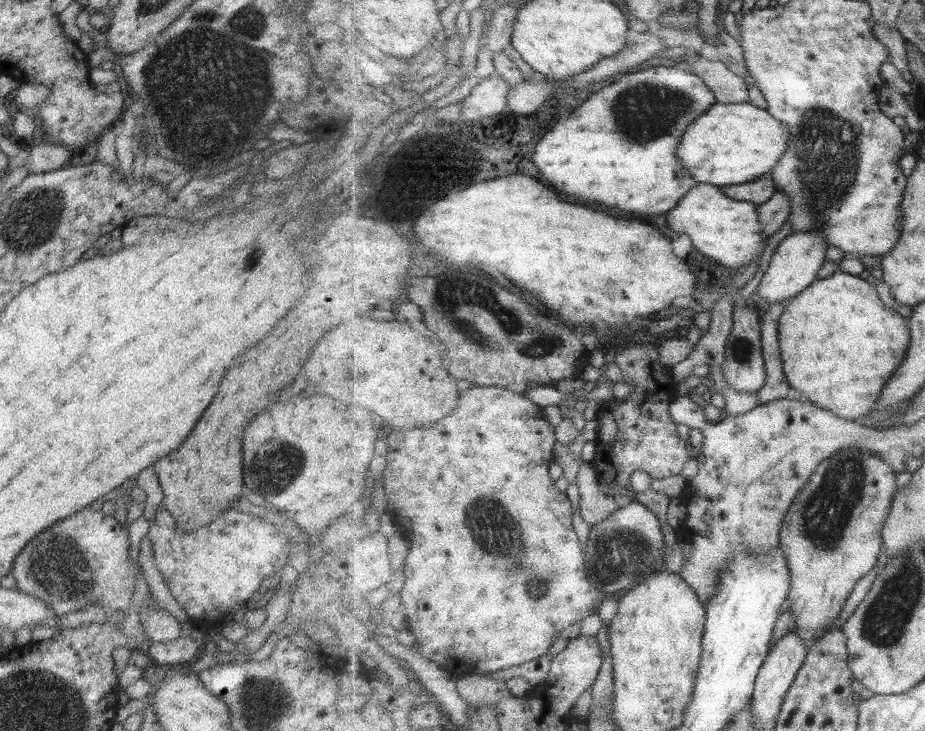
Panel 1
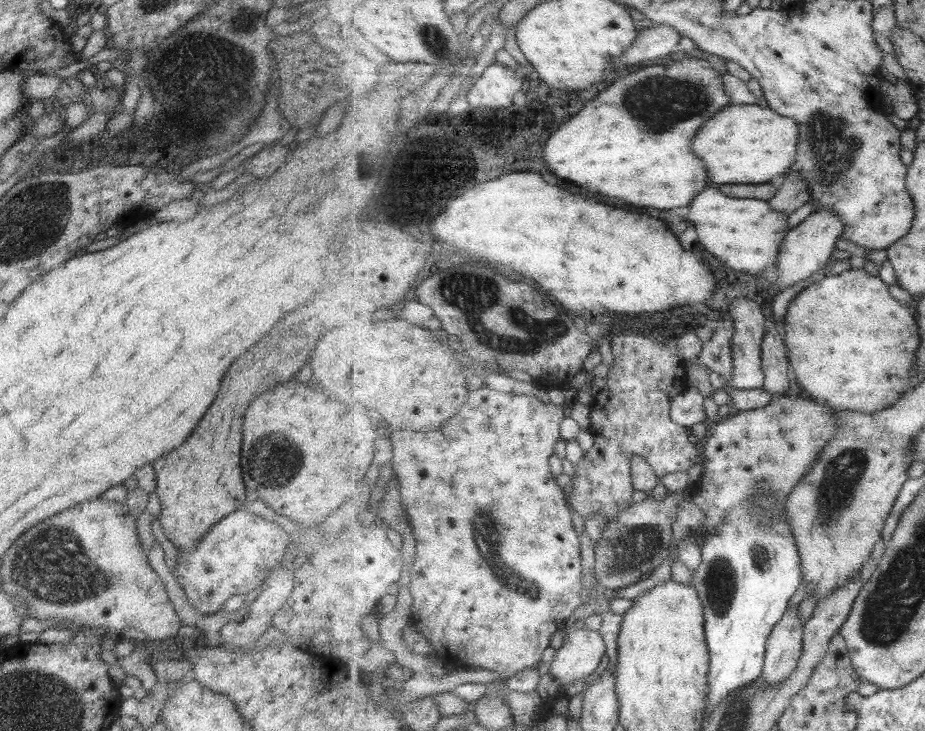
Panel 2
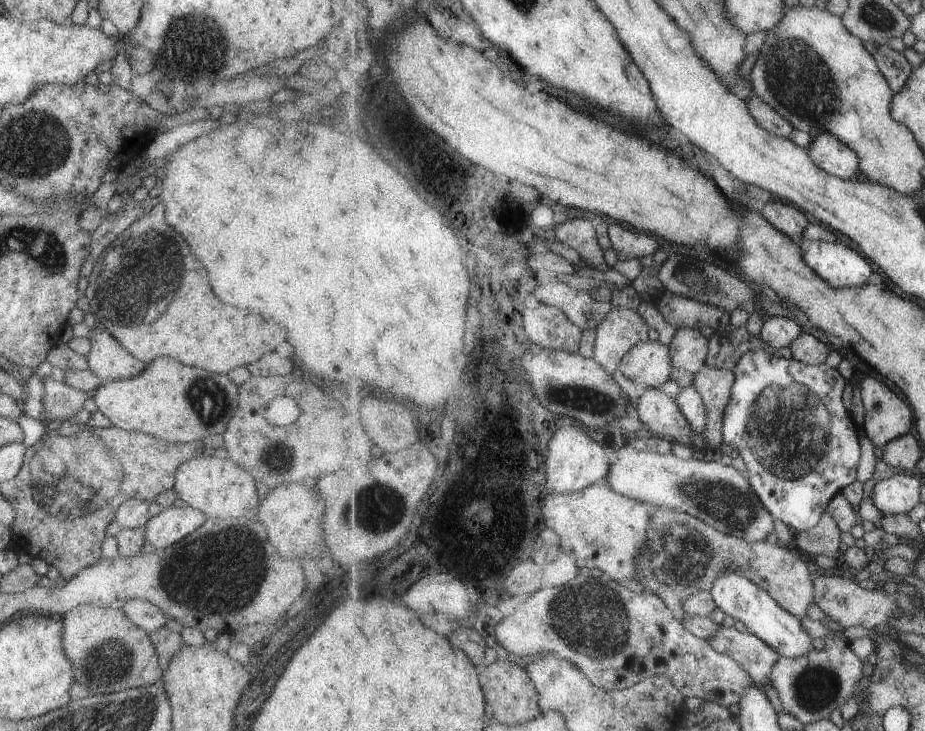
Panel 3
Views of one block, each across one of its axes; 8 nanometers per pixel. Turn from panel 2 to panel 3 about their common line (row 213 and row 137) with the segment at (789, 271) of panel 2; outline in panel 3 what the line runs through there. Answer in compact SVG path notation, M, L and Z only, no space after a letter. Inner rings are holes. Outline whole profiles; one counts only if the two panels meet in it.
M829 132L812 136L808 153L815 164L837 178L849 180L861 172L859 155Z

